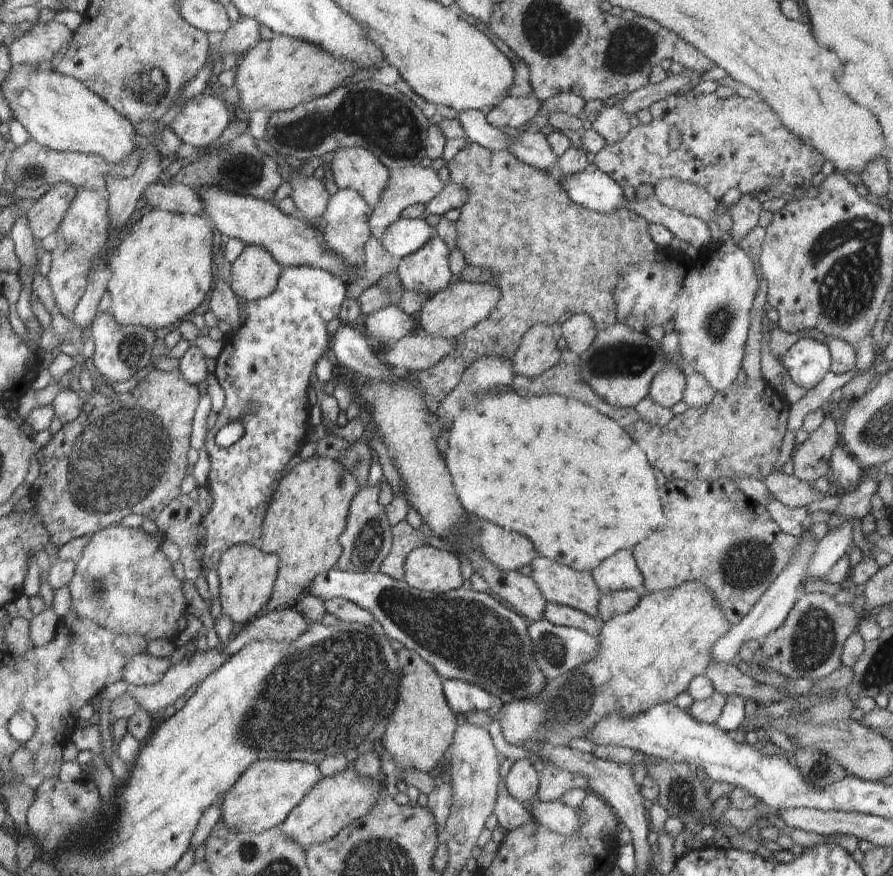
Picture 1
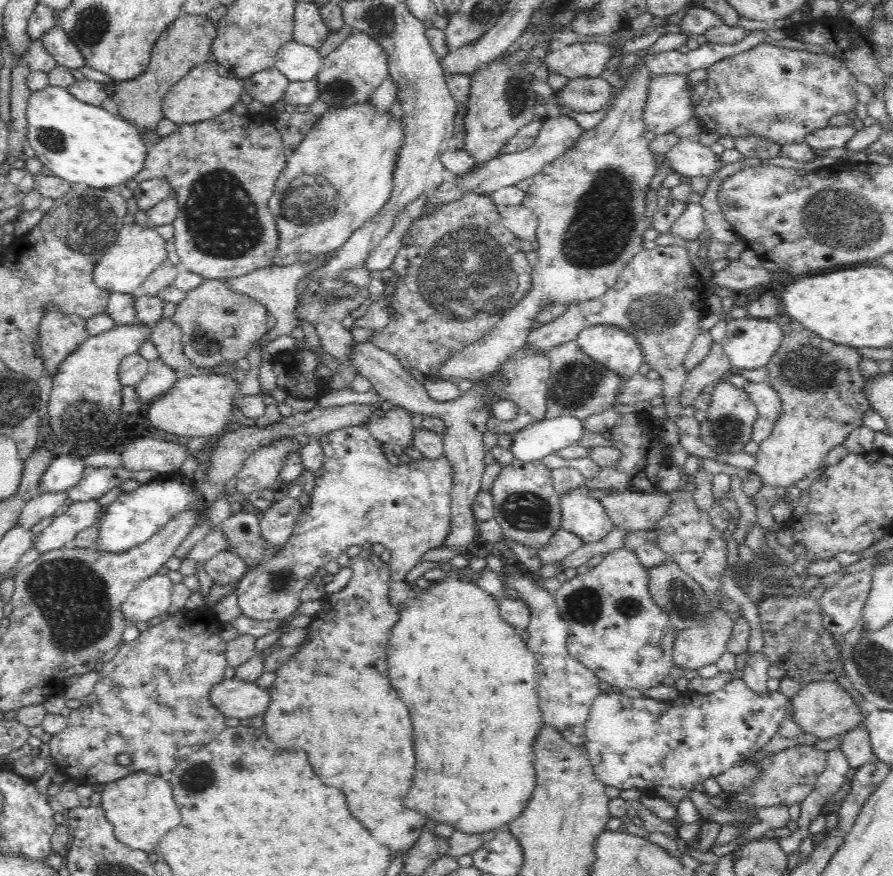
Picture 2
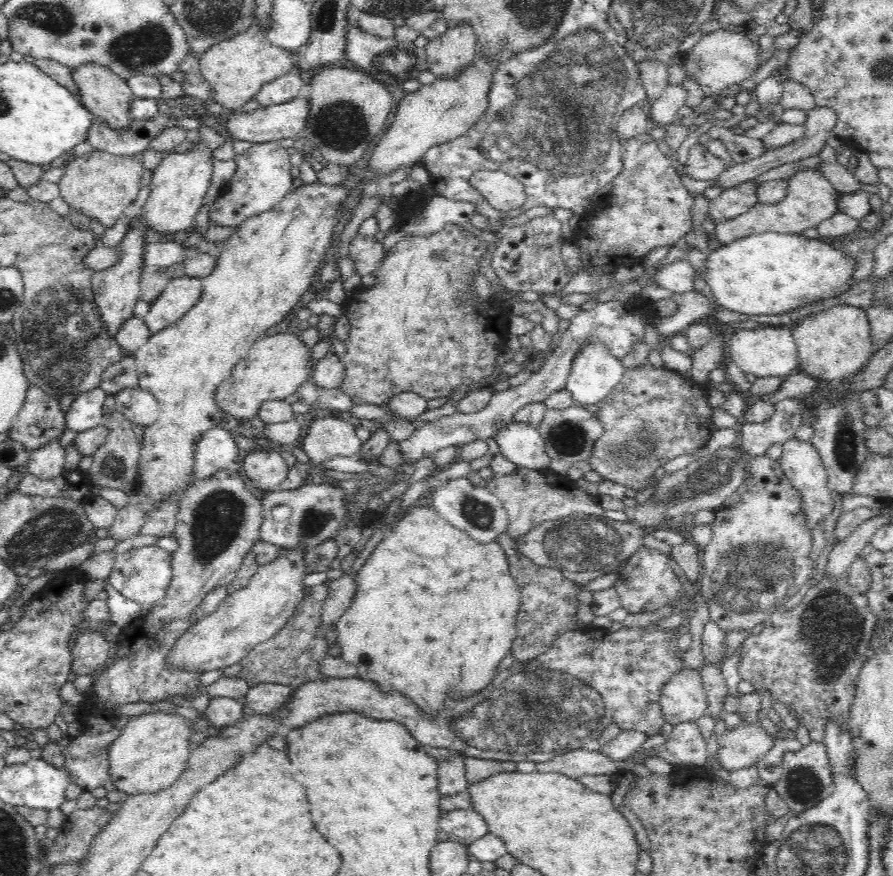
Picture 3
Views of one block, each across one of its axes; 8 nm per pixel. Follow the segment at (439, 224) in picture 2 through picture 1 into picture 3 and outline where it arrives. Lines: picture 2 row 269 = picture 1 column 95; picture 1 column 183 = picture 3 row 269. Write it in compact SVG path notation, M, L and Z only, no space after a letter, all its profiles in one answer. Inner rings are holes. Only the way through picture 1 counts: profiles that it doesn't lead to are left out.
M446 224L440 232L436 234L428 234L428 236L408 236L404 238L402 242L398 242L390 251L386 253L384 262L380 266L380 270L374 272L376 277L376 284L370 287L359 284L352 292L345 292L346 296L343 302L340 304L342 312L348 317L348 323L350 325L350 337L345 342L346 354L340 358L342 364L345 366L344 380L342 380L338 388L348 394L352 402L357 404L377 404L378 406L386 405L386 402L392 398L392 396L400 393L416 393L425 399L432 400L440 398L442 401L450 398L450 396L456 391L458 386L469 386L471 389L479 389L481 387L487 387L486 380L495 379L496 372L499 370L496 365L496 358L502 354L503 349L507 347L507 343L510 333L510 309L505 306L505 302L500 302L493 297L488 299L482 299L476 295L475 288L470 288L469 285L475 284L475 276L480 274L479 266L482 256L486 254L489 245L486 241L480 240L472 232L464 230L462 226L458 224ZM470 292L469 301L462 302L464 294ZM450 300L458 300L458 302L450 302Z

